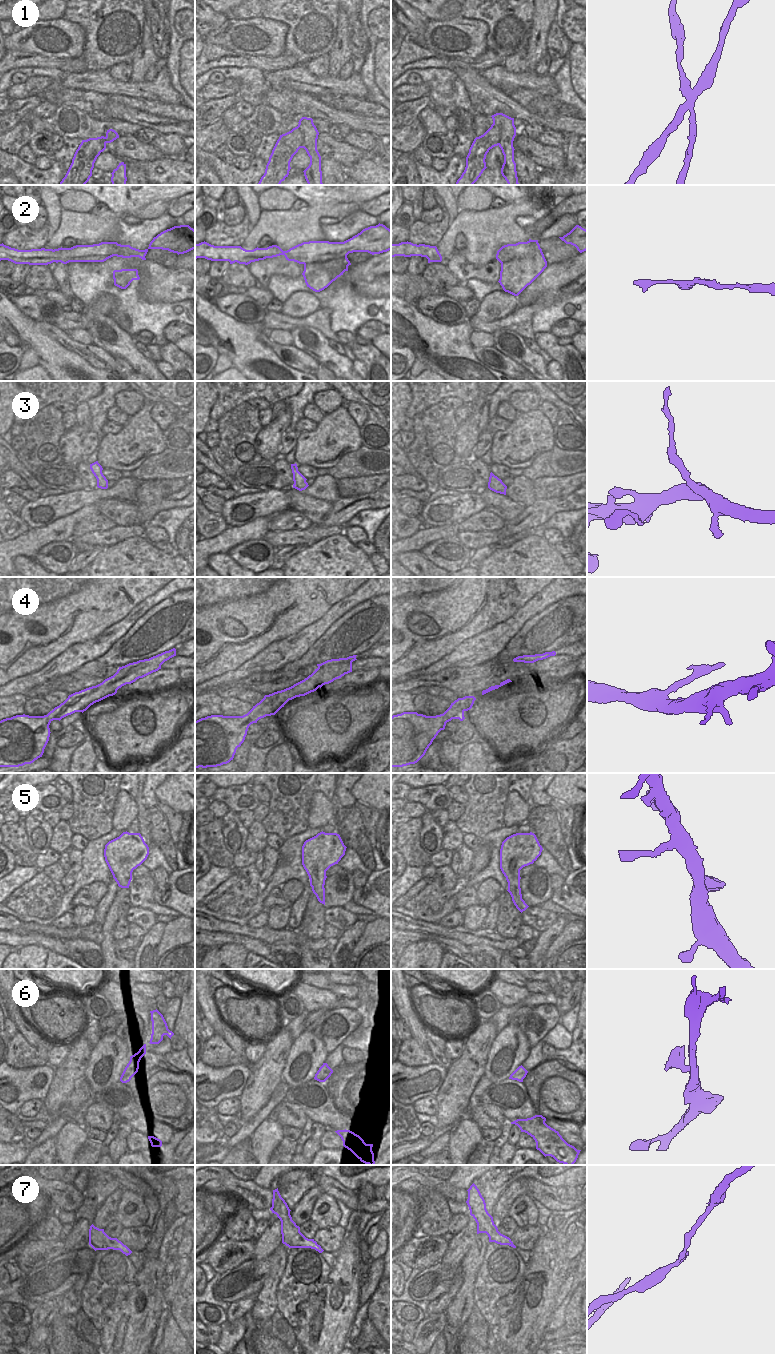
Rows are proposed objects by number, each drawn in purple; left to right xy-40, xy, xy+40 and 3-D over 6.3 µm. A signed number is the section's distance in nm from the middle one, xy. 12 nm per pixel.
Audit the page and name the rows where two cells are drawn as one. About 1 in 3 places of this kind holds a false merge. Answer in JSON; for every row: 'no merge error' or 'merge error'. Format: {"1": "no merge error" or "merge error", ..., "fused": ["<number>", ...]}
{"1": "merge error", "2": "no merge error", "3": "merge error", "4": "merge error", "5": "no merge error", "6": "no merge error", "7": "no merge error", "fused": ["1", "3", "4"]}

